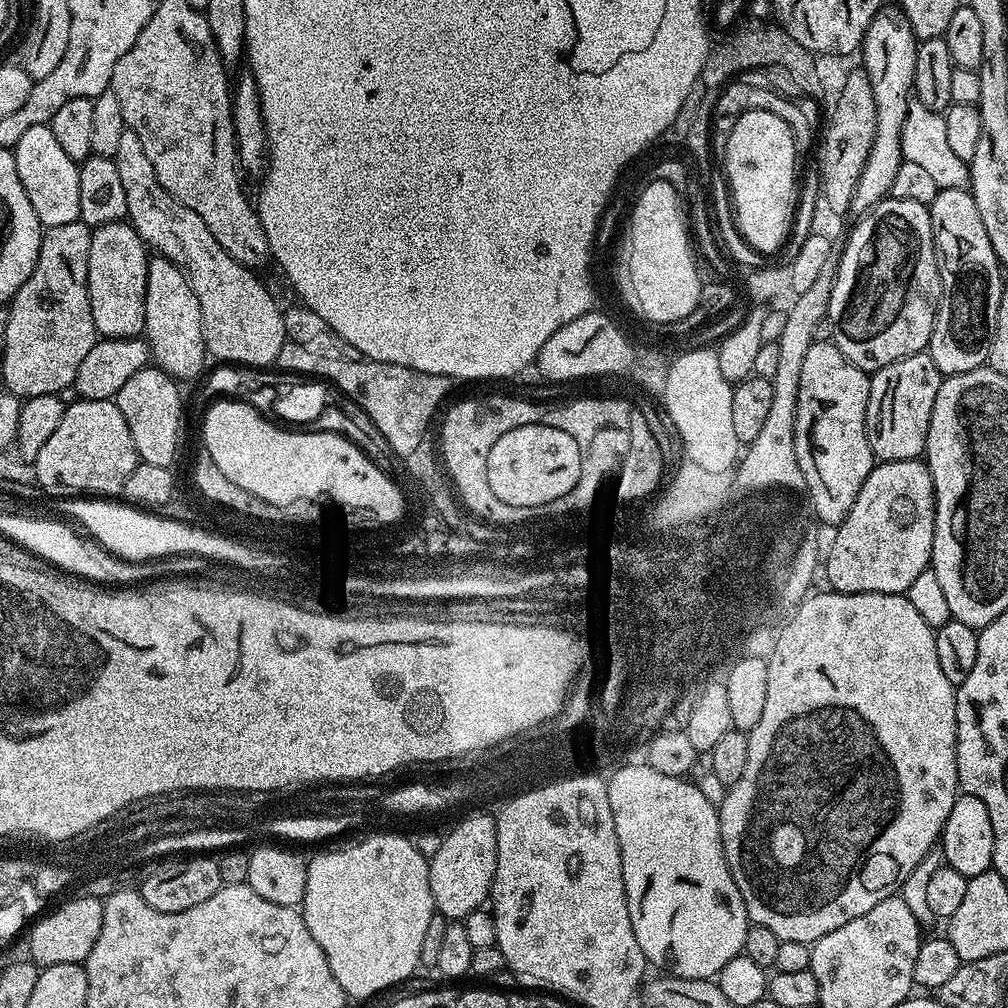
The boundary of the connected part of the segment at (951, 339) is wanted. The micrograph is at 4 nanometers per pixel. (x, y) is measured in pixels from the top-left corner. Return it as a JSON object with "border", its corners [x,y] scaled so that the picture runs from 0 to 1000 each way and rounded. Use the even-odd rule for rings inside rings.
{"border":[[[935,187],[921,206],[921,211],[925,221],[925,239],[929,242],[929,262],[933,265],[935,293],[933,305],[929,308],[929,322],[919,349],[934,371],[945,373],[979,362],[986,315],[990,315],[990,299],[994,297],[998,278],[992,275],[994,263],[986,252],[986,244],[982,244],[982,235],[978,233],[974,215],[970,213],[970,204],[966,204],[966,196],[960,187]]]}

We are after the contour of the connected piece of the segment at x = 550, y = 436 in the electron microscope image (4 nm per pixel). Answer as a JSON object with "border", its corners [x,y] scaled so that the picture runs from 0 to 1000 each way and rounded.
{"border":[[[545,422],[535,425],[516,425],[516,429],[507,429],[508,433],[500,431],[492,444],[488,445],[485,456],[485,473],[492,491],[499,493],[508,500],[529,500],[532,497],[542,496],[544,493],[556,491],[571,475],[572,452],[571,442],[557,429],[552,429]]]}

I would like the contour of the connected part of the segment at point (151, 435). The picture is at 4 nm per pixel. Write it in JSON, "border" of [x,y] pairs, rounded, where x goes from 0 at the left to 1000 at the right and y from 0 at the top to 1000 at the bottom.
{"border":[[[154,363],[137,366],[113,394],[125,423],[129,423],[129,435],[133,435],[136,453],[149,462],[169,462],[181,443],[179,438],[179,412],[183,409],[183,397],[179,394],[180,382],[166,369]]]}

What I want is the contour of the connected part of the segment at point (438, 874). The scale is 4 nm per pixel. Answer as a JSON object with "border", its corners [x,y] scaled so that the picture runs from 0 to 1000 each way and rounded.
{"border":[[[464,810],[448,826],[440,829],[438,839],[435,839],[435,847],[425,854],[425,870],[427,871],[427,887],[432,904],[445,915],[458,915],[470,903],[481,900],[488,883],[488,872],[494,864],[494,831],[492,815],[484,810]]]}

